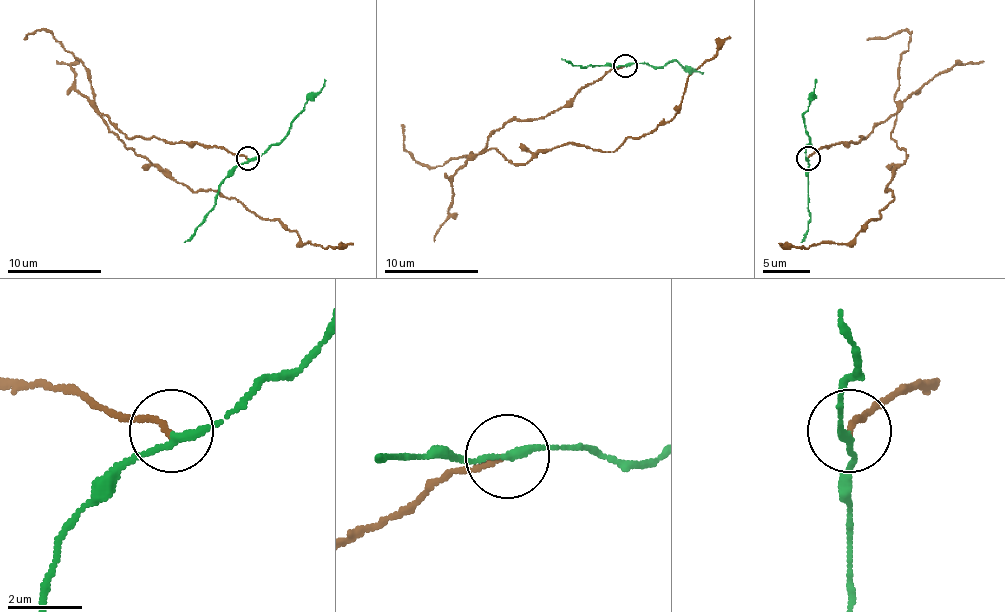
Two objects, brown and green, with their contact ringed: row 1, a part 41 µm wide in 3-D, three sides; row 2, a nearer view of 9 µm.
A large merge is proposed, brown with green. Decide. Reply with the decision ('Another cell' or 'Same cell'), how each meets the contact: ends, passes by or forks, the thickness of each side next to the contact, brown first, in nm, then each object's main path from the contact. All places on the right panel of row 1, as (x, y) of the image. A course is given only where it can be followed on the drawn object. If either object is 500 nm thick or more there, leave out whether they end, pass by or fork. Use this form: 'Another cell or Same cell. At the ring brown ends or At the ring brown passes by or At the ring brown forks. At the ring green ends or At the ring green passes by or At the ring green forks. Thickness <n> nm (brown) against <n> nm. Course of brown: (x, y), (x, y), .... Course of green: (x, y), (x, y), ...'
Another cell. At the ring brown ends. At the ring green passes by. Thickness 140 nm (brown) against 180 nm. Course of brown: (808, 157), (896, 117), (891, 139), (905, 155), (886, 188), (893, 198), (849, 242), (778, 242). Course of green: (808, 157), (806, 160), (808, 141), (804, 113), (815, 79)

